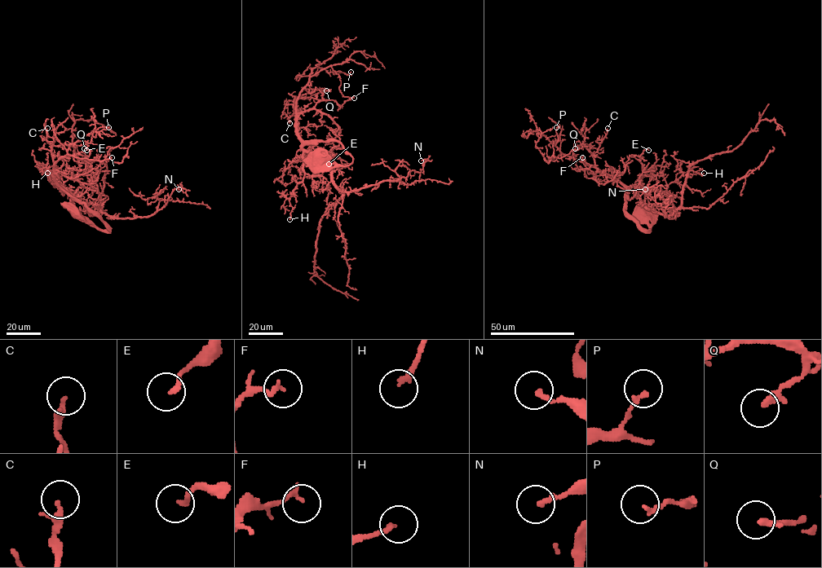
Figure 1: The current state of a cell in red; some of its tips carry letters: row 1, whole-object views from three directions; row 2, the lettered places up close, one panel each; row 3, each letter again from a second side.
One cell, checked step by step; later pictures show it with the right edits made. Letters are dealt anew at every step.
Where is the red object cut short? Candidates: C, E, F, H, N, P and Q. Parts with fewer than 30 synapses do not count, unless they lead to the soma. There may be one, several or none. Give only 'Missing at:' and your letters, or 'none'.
Missing at: none

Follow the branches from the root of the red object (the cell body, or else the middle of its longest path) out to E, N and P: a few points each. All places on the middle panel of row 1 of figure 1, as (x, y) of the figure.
E: (319, 157), (342, 166), (352, 157), (338, 141), (311, 141), (298, 160), (315, 145), (331, 156), (329, 164)
N: (319, 157), (342, 166), (352, 157), (336, 141), (302, 147), (328, 160), (342, 191), (420, 172), (421, 160)
P: (319, 157), (342, 166), (352, 161), (338, 141), (301, 138), (297, 99), (315, 67), (351, 72)

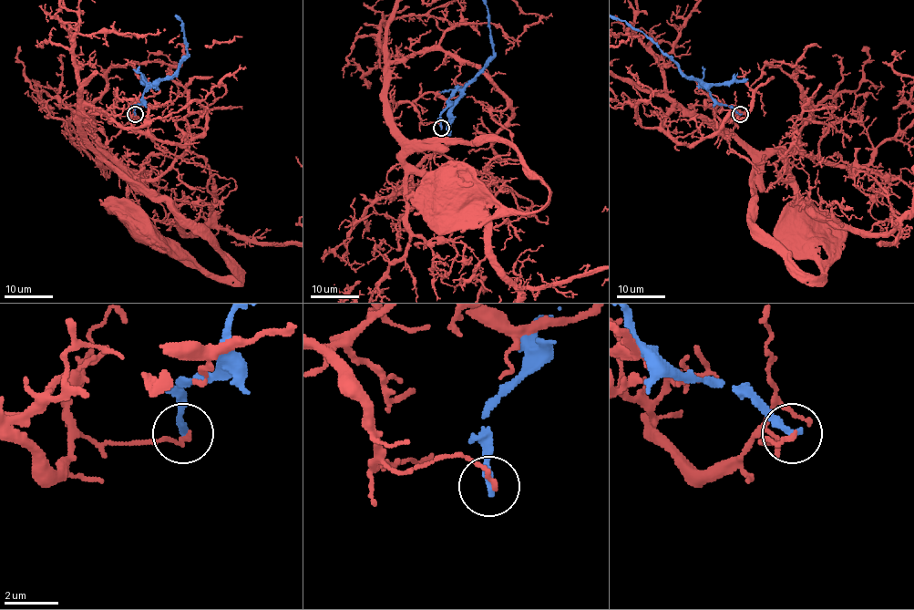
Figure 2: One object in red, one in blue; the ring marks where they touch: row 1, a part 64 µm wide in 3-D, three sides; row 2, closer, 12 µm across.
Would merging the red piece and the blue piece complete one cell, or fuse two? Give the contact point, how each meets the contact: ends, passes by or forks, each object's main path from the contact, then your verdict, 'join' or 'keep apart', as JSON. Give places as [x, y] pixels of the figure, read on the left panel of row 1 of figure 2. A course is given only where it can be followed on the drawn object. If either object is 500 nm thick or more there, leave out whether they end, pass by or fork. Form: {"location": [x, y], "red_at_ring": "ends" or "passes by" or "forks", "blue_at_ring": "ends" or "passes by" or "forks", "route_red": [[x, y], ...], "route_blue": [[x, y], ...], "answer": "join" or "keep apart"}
{"location": [135, 114], "red_at_ring": "ends", "blue_at_ring": "ends", "route_red": [[135, 114], [110, 121], [88, 114], [82, 135], [197, 226], [242, 276], [208, 276], [145, 232]], "answer": "keep apart"}

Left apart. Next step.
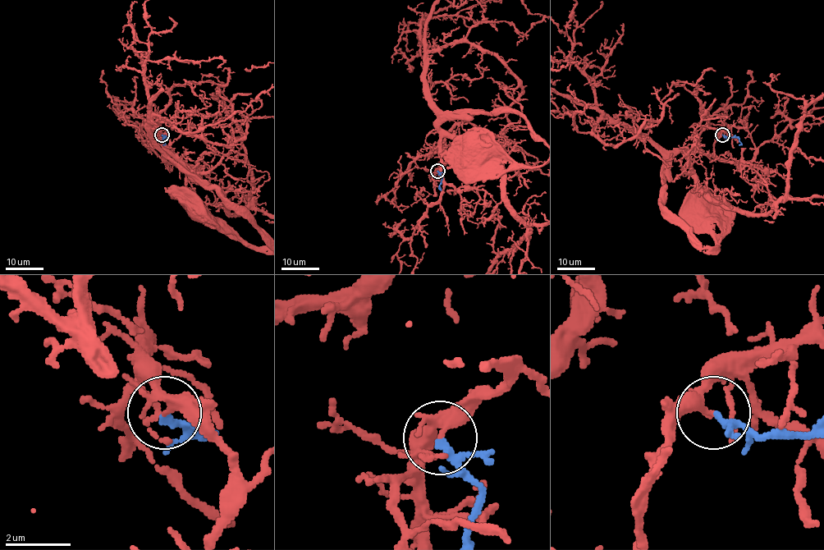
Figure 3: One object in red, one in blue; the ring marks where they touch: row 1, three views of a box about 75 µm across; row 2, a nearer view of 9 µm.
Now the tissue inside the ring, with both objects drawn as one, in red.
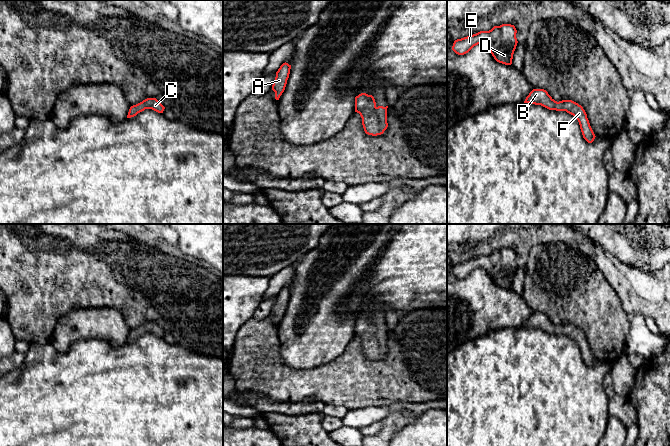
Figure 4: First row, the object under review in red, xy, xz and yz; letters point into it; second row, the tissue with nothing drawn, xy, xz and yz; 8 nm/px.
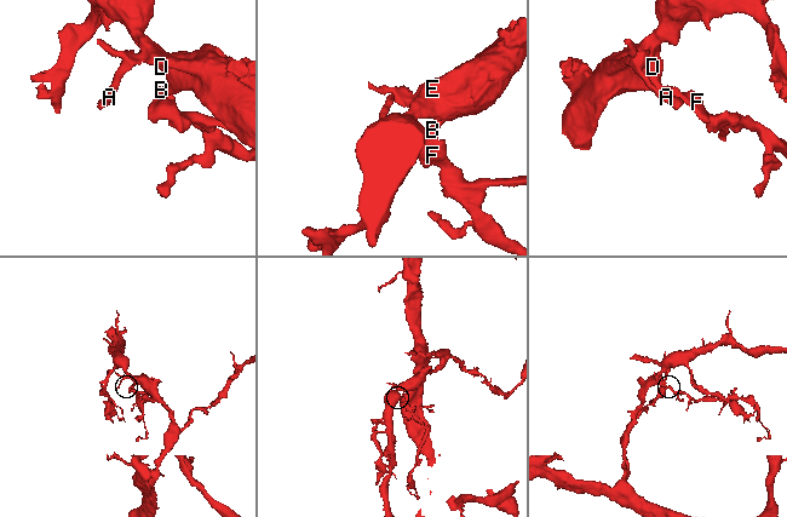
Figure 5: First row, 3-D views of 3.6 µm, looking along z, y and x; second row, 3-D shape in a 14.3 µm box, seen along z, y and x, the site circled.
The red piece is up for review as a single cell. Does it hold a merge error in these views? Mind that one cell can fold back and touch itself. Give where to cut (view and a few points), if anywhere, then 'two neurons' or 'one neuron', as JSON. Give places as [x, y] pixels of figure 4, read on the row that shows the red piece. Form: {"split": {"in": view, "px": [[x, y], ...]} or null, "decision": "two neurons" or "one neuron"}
{"split": null, "decision": "one neuron"}

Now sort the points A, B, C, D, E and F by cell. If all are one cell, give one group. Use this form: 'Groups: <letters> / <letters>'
Groups: A B C D E F

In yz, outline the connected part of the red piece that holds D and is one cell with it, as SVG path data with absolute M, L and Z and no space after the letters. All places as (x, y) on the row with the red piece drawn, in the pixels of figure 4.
M511 24L494 26L489 31L480 31L476 34L455 40L452 50L458 55L464 55L474 46L482 44L490 51L497 62L511 65L518 43L516 33L515 26Z

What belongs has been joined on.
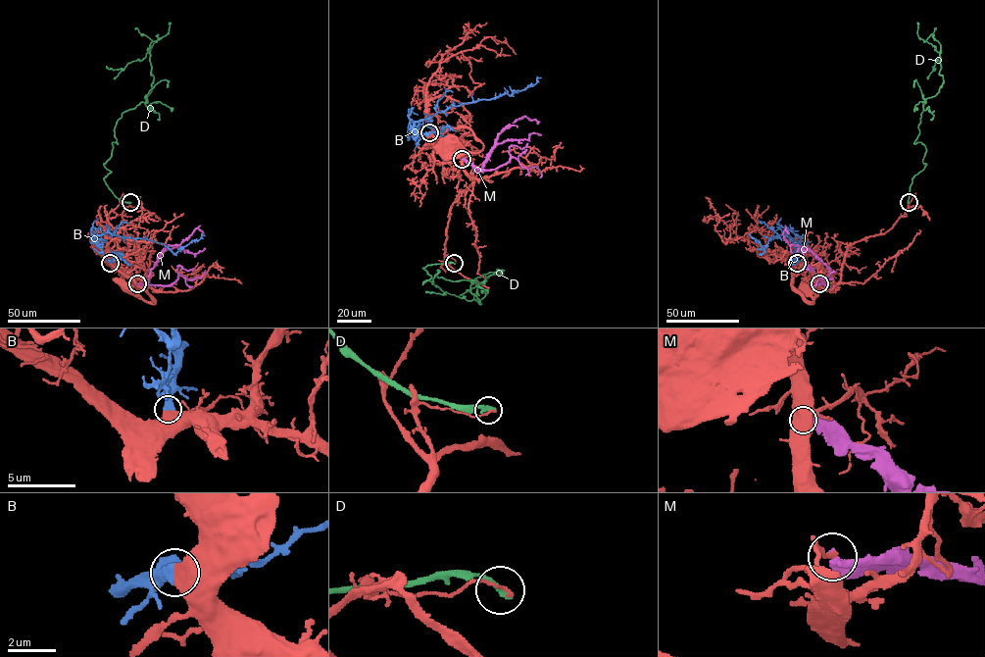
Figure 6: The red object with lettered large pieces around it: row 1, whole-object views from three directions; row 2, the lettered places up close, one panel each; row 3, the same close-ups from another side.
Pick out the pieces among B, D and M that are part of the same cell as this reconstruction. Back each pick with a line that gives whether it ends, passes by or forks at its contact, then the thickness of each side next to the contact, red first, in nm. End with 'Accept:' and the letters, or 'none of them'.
B: it ends; calibres 600 and 460 nm
Accept: B

